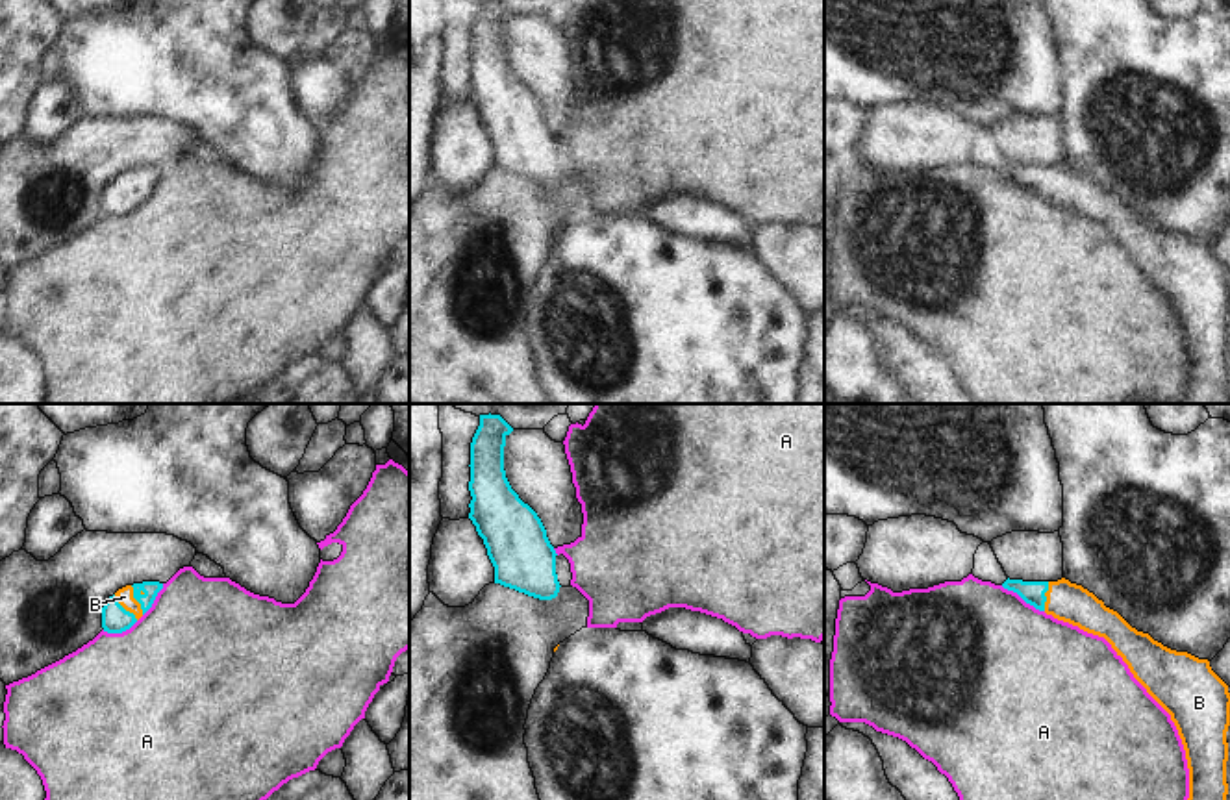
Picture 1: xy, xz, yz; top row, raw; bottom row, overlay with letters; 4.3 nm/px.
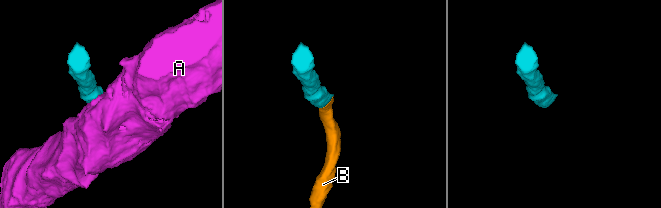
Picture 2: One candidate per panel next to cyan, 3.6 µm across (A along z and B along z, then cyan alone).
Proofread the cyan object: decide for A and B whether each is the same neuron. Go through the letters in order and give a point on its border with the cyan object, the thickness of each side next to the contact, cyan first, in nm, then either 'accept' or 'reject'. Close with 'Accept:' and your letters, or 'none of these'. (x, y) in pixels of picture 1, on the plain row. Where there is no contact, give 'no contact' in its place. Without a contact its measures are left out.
A: contact yz (1023, 184); calibres 100 and 500 nm; reject
B: contact xy (136, 184); calibres 70 and 80 nm; accept
Accept: B

